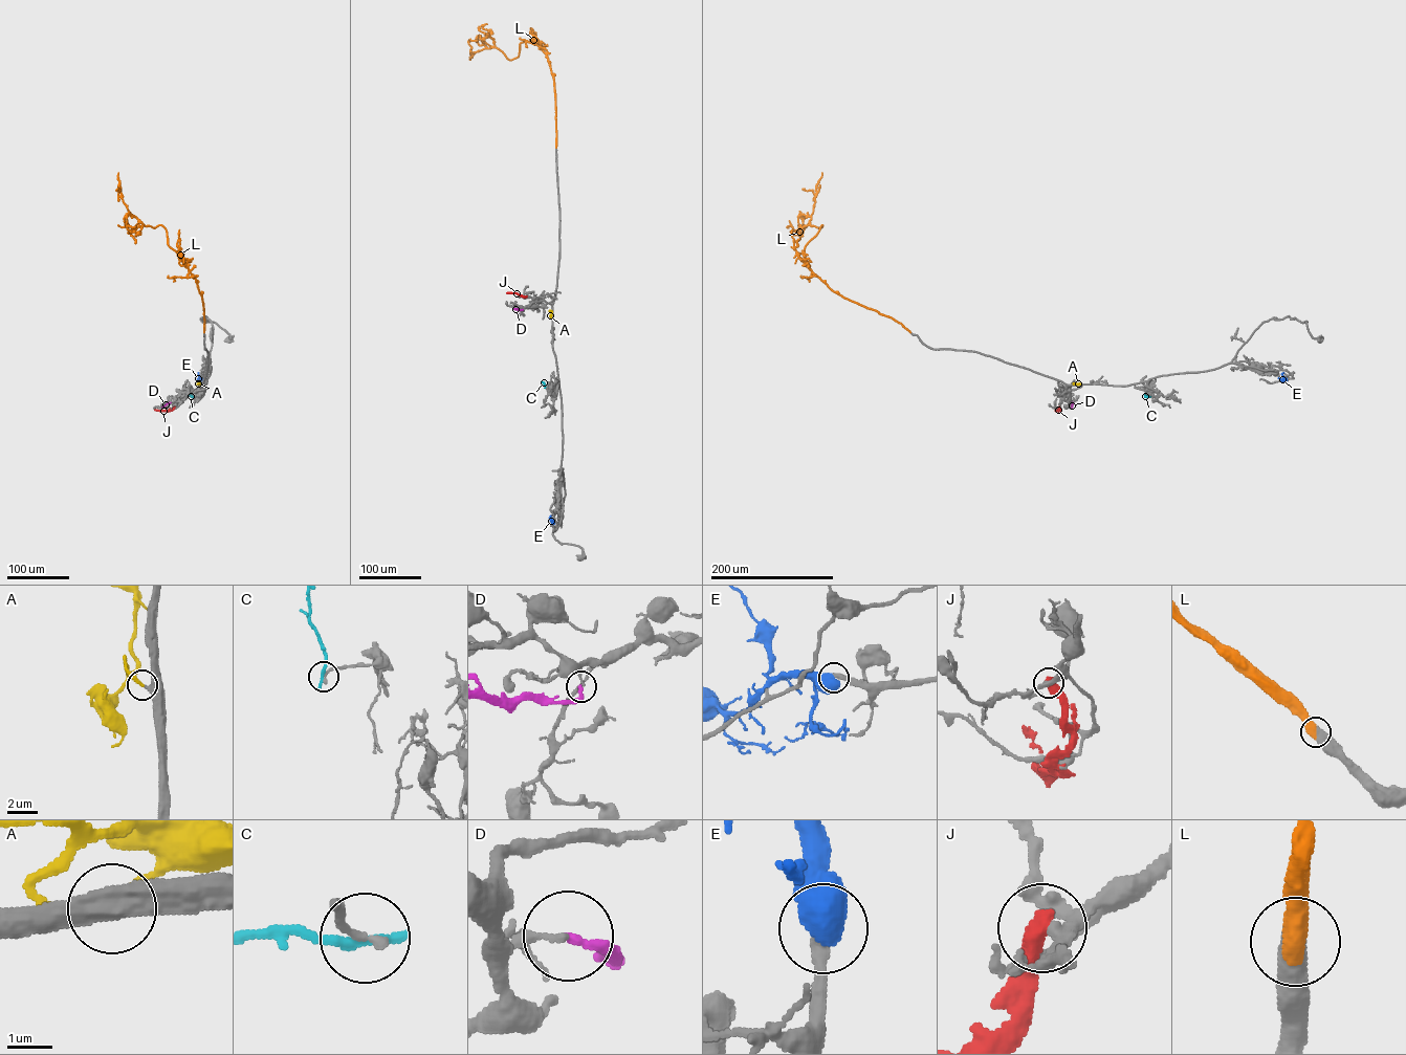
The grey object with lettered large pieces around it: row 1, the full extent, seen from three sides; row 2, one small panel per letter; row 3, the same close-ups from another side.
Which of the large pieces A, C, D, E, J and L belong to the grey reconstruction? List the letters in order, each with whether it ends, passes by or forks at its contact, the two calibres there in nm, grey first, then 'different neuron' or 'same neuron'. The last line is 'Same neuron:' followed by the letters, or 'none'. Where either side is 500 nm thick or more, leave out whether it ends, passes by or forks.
A: it ends; calibres 440 and 200 nm; same neuron
C: it ends; calibres 200 and 280 nm; different neuron
D: it ends; calibres 100 and 240 nm; different neuron
E: calibres 320 and 800 nm; same neuron
J: calibres 240 and 550 nm; different neuron
L: calibres 600 and 600 nm; same neuron
Same neuron: A, E, L

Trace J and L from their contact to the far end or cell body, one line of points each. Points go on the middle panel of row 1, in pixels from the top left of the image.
J: (526, 297), (506, 292)
L: (556, 147), (554, 80), (541, 47), (524, 41), (519, 56), (511, 60), (491, 47), (470, 52), (470, 59)

